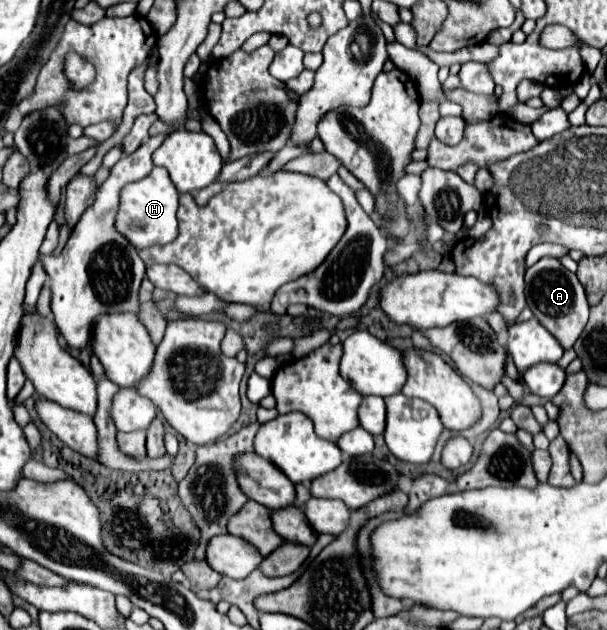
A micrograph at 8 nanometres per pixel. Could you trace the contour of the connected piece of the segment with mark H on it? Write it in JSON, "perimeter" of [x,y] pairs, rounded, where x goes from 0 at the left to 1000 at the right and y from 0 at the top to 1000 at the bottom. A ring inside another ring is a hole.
{"perimeter":[[[252,267],[245,279],[229,289],[209,292],[199,302],[199,327],[193,340],[193,365],[222,390],[242,394],[255,387],[278,387],[295,375],[295,352],[292,352],[292,327],[295,327],[295,305],[285,295],[278,273],[272,267]]]}

